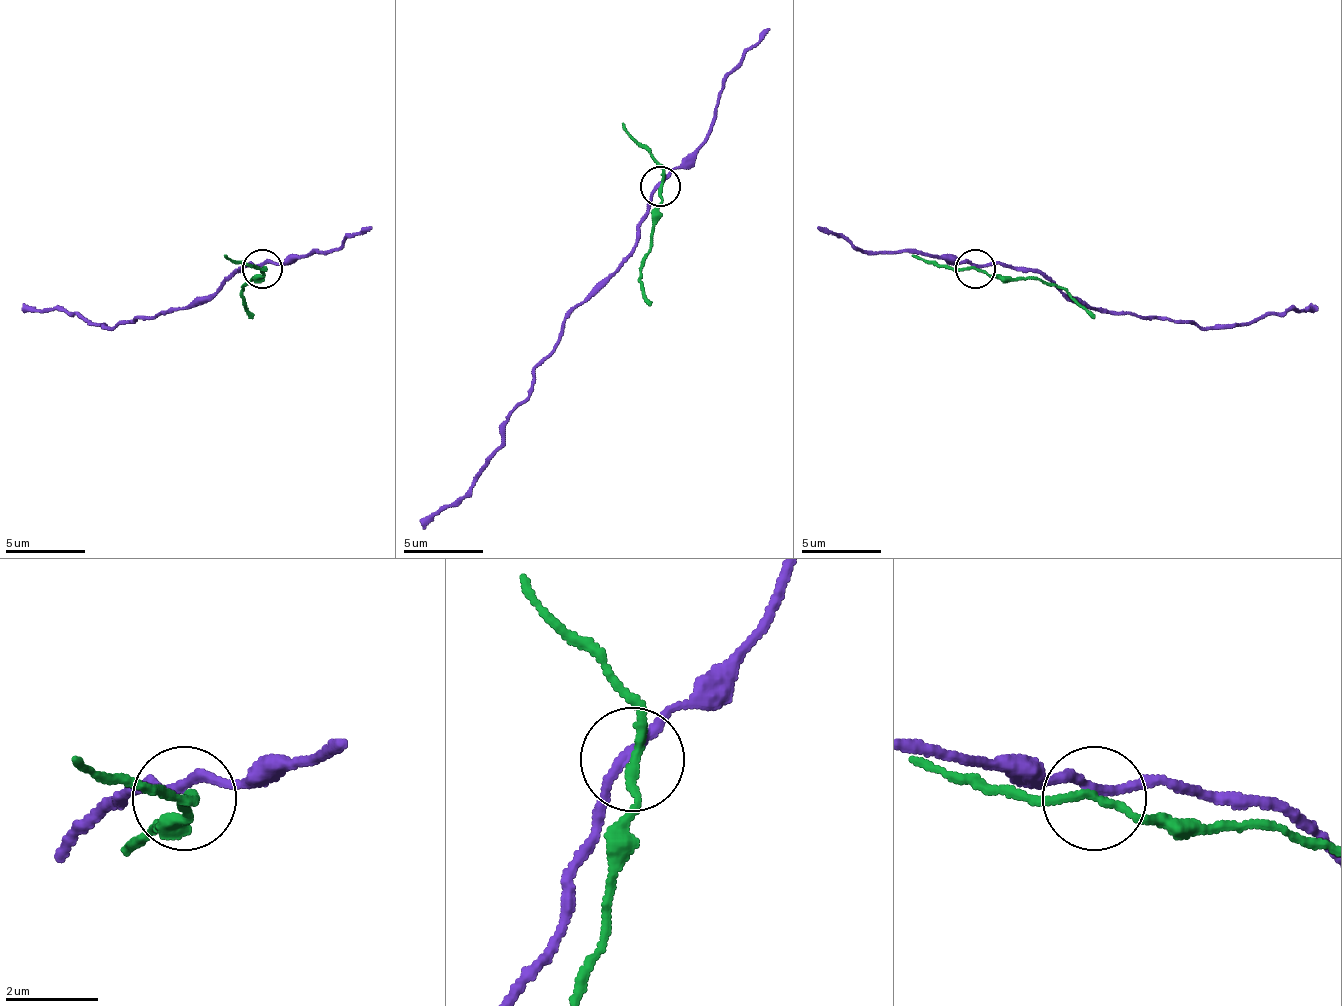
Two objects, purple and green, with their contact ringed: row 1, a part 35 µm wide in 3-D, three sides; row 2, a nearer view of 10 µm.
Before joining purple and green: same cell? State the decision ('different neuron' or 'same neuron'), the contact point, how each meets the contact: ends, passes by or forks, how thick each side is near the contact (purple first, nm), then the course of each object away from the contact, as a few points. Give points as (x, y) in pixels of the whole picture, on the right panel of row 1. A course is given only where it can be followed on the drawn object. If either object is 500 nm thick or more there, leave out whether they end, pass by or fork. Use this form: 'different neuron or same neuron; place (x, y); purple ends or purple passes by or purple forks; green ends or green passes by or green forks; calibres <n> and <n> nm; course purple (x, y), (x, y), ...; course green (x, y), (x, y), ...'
different neuron; place (975, 269); purple passes by; green passes by; calibres 200 and 170 nm; course purple (974, 268), (1034, 268), (1066, 295), (1109, 311), (1205, 327), (1233, 327), (1265, 315), (1308, 311), (1316, 303); course green (974, 268), (998, 279), (1034, 279), (1062, 287), (1093, 319)

